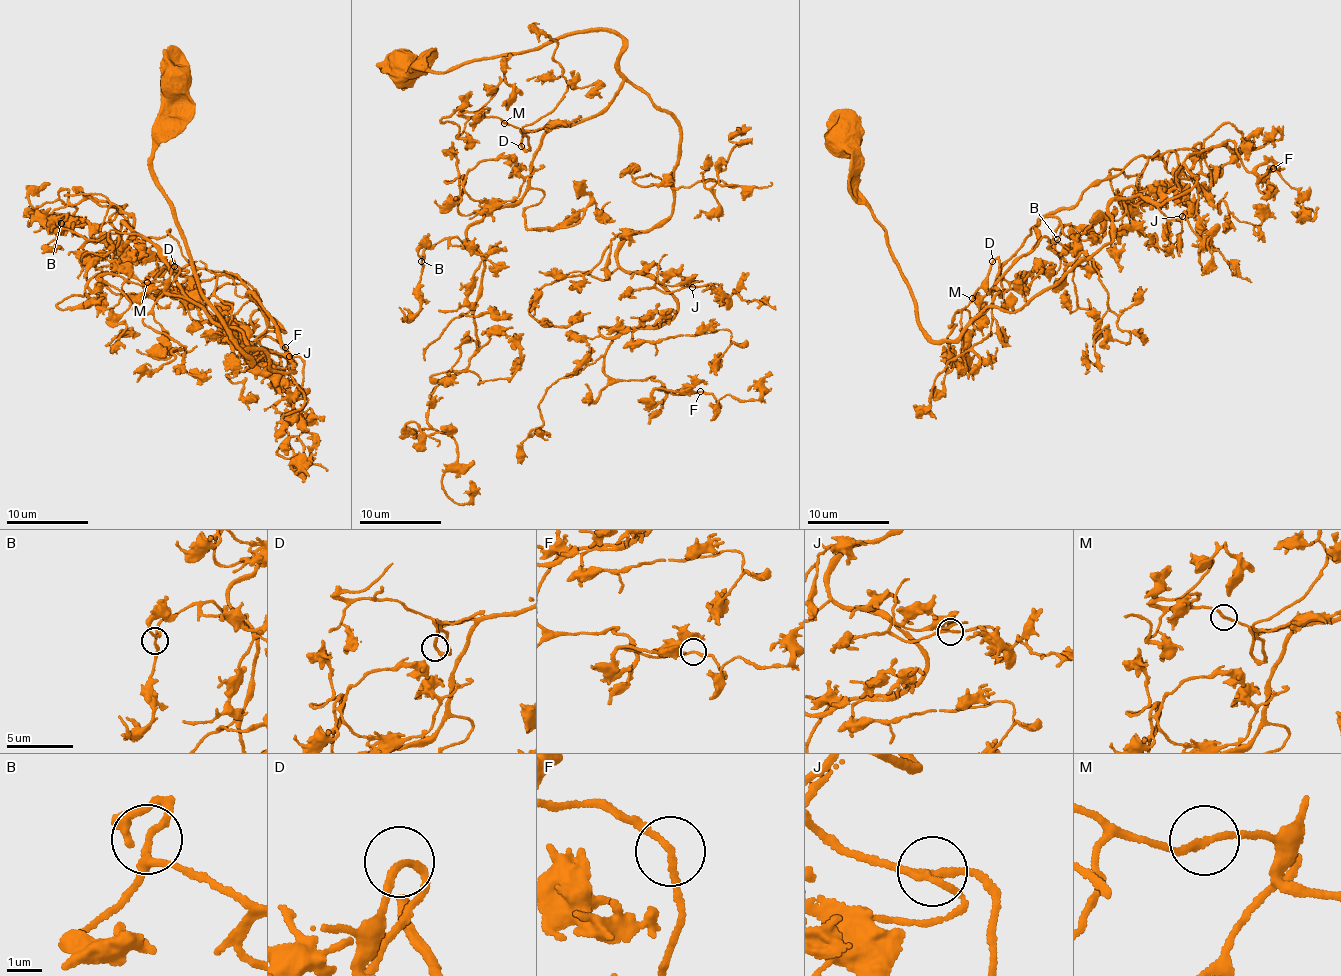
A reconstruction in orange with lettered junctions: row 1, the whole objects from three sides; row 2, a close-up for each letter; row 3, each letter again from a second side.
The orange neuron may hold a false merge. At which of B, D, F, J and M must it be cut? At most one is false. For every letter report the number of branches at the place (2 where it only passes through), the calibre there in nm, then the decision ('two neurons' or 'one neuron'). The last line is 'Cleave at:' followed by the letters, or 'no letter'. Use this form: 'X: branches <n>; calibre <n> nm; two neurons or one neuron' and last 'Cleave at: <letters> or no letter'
B: branches 2; calibre 170 nm; one neuron
D: branches 2; calibre 200 nm; one neuron
F: branches 2; calibre 170 nm; one neuron
J: branches 3; calibre 170 nm; one neuron
M: branches 2; calibre 170 nm; one neuron
Cleave at: no letter

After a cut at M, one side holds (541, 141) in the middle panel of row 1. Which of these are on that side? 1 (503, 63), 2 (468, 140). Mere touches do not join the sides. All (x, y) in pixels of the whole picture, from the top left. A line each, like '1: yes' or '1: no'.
1: no
2: no

